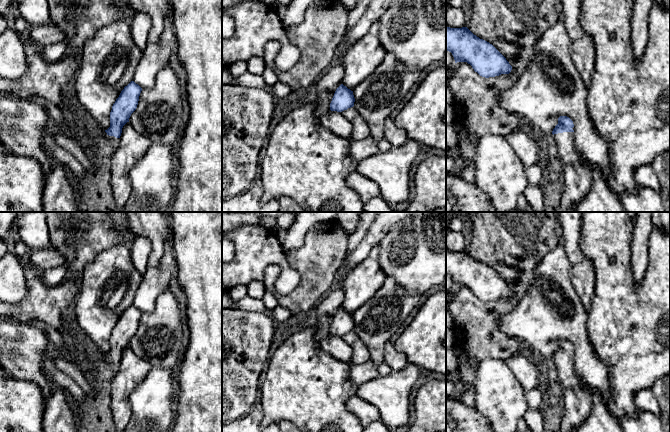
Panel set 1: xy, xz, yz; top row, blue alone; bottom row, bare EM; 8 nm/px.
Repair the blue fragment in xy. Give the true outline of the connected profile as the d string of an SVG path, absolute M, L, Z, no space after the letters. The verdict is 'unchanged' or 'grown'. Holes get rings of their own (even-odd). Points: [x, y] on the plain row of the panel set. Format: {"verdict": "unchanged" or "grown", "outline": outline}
{"verdict": "grown", "outline": "M131 305L121 315L110 336L110 351L105 354L116 368L119 366L123 350L129 346L131 338L136 334L142 312Z"}

